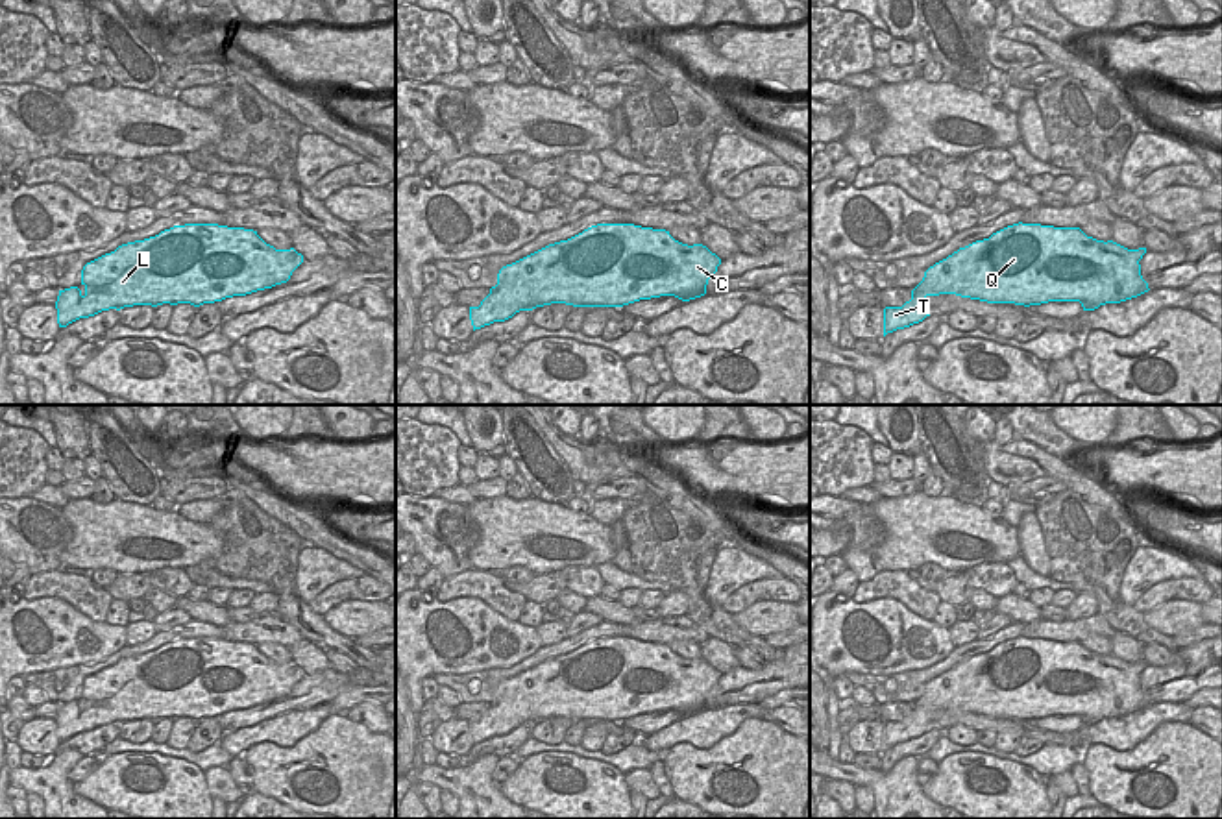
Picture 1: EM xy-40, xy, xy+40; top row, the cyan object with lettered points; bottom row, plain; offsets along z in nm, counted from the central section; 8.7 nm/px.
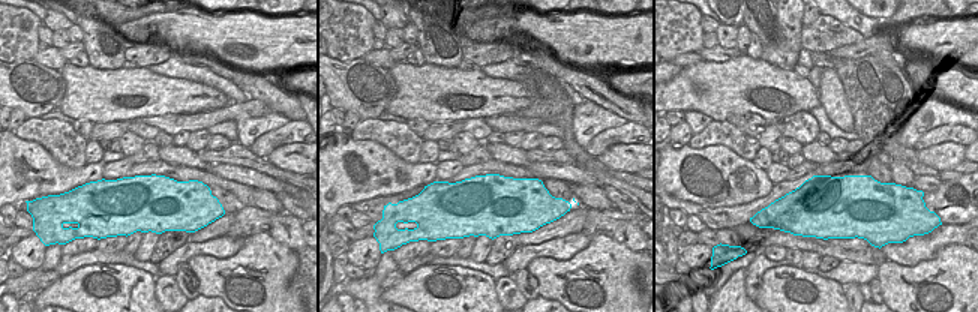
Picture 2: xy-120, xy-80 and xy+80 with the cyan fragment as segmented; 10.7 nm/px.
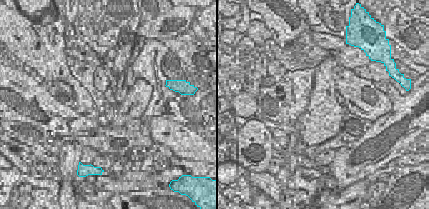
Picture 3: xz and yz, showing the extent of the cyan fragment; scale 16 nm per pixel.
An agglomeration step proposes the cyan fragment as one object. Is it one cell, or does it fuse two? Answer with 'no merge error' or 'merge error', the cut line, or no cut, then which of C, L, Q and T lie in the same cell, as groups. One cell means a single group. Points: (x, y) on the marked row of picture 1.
no merge error; no cut; C L Q T

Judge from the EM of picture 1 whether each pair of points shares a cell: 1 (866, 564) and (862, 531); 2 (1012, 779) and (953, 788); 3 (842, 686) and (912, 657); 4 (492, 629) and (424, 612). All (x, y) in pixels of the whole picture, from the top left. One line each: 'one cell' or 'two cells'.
1: one cell
2: one cell
3: two cells
4: one cell

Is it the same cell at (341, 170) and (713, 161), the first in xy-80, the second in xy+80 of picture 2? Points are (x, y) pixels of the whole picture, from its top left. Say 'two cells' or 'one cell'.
one cell

